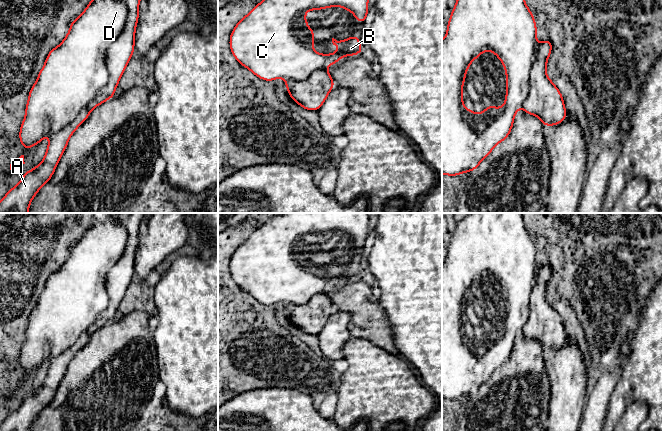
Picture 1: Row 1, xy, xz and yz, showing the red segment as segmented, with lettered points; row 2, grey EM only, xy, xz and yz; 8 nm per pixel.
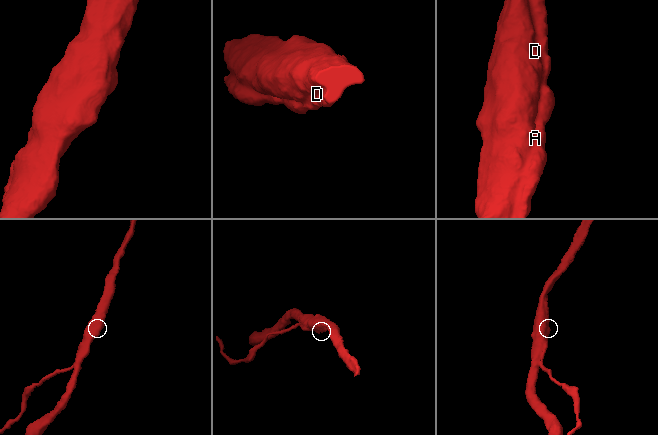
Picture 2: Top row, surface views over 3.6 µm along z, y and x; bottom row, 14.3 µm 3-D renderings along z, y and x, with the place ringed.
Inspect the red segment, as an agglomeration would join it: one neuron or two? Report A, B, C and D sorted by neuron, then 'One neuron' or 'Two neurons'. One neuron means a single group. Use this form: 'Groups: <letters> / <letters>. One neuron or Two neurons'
Groups: A / B C D. Two neurons

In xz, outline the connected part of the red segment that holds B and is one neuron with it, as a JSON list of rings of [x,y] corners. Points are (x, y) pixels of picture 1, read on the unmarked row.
[[[283,213],[269,218],[250,237],[244,240],[230,259],[230,273],[238,287],[249,293],[262,304],[277,302],[301,305],[314,295],[336,288],[343,280],[362,277],[360,263],[351,260],[332,267],[339,271],[333,278],[319,278],[313,273],[313,252],[307,250],[304,241],[309,234],[320,234],[340,230],[355,239],[357,246],[365,246],[368,238],[370,213]]]

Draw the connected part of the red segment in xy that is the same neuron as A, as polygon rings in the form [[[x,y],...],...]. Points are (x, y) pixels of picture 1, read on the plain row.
[[[119,213],[119,223],[126,229],[128,239],[119,261],[107,273],[106,288],[109,297],[107,309],[78,338],[72,347],[51,358],[42,386],[24,397],[21,405],[11,412],[0,425],[0,431],[30,431],[34,420],[51,403],[74,355],[88,342],[90,336],[96,330],[115,319],[115,313],[134,276],[139,226],[147,214]]]

